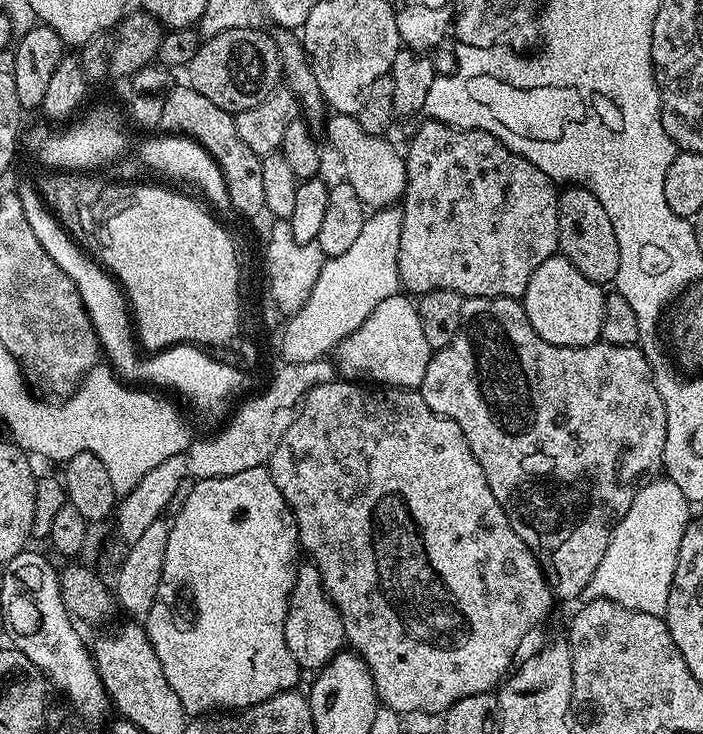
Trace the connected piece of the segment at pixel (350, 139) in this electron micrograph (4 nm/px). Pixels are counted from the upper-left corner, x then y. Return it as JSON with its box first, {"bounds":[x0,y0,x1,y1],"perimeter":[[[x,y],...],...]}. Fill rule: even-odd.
{"bounds":[326,115,408,210],"perimeter":[[[329,115],[326,120],[327,128],[328,140],[344,163],[343,179],[350,186],[354,186],[354,191],[358,198],[362,198],[365,209],[379,210],[399,205],[408,185],[401,149],[399,152],[384,136],[366,134],[366,130],[360,128],[360,121],[356,116]]]}

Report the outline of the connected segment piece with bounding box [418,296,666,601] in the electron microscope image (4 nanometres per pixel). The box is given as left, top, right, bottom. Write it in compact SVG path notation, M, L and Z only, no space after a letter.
M511 296L468 298L464 302L464 311L464 323L460 325L458 334L454 334L454 342L433 351L432 360L426 366L426 378L422 378L418 390L432 412L450 418L462 430L474 458L478 458L478 466L482 466L482 474L486 474L486 482L490 482L490 490L494 490L494 498L498 498L506 518L510 518L514 534L526 542L540 563L553 597L557 601L583 597L586 586L590 586L590 578L594 578L594 570L598 570L598 562L602 562L602 554L606 554L606 546L610 546L617 522L623 518L626 510L630 510L630 502L634 502L640 485L653 479L664 467L666 406L662 402L662 394L658 394L652 366L640 346L618 346L603 342L577 348L554 346L546 342L546 338L534 330L534 326L530 326L530 318L526 318L523 303Z

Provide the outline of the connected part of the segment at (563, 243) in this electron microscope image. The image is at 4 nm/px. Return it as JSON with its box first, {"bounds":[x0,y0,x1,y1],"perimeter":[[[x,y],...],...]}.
{"bounds":[558,186,618,286],"perimeter":[[[568,186],[560,192],[560,217],[558,218],[559,255],[565,256],[578,270],[586,274],[590,282],[601,286],[613,283],[618,274],[618,238],[614,238],[614,222],[594,198],[590,190],[579,186]]]}

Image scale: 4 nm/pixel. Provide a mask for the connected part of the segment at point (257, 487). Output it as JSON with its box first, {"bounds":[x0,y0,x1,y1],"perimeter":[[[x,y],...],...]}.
{"bounds":[146,467,302,718],"perimeter":[[[267,467],[254,470],[242,470],[242,474],[230,474],[226,478],[210,478],[197,480],[191,485],[184,505],[176,512],[176,521],[171,521],[166,542],[166,558],[162,562],[162,582],[158,582],[158,594],[154,598],[154,606],[150,606],[146,617],[146,631],[154,654],[158,654],[158,662],[162,662],[162,674],[166,674],[166,682],[170,682],[174,694],[178,694],[178,702],[182,702],[189,717],[196,718],[201,714],[212,714],[217,710],[239,710],[249,708],[258,702],[266,702],[266,698],[274,698],[279,692],[290,692],[302,675],[302,669],[290,654],[284,637],[284,623],[288,599],[294,590],[294,578],[298,567],[296,552],[301,551],[300,535],[296,529],[296,519],[282,498],[282,490],[274,486],[274,478],[270,478]]]}

